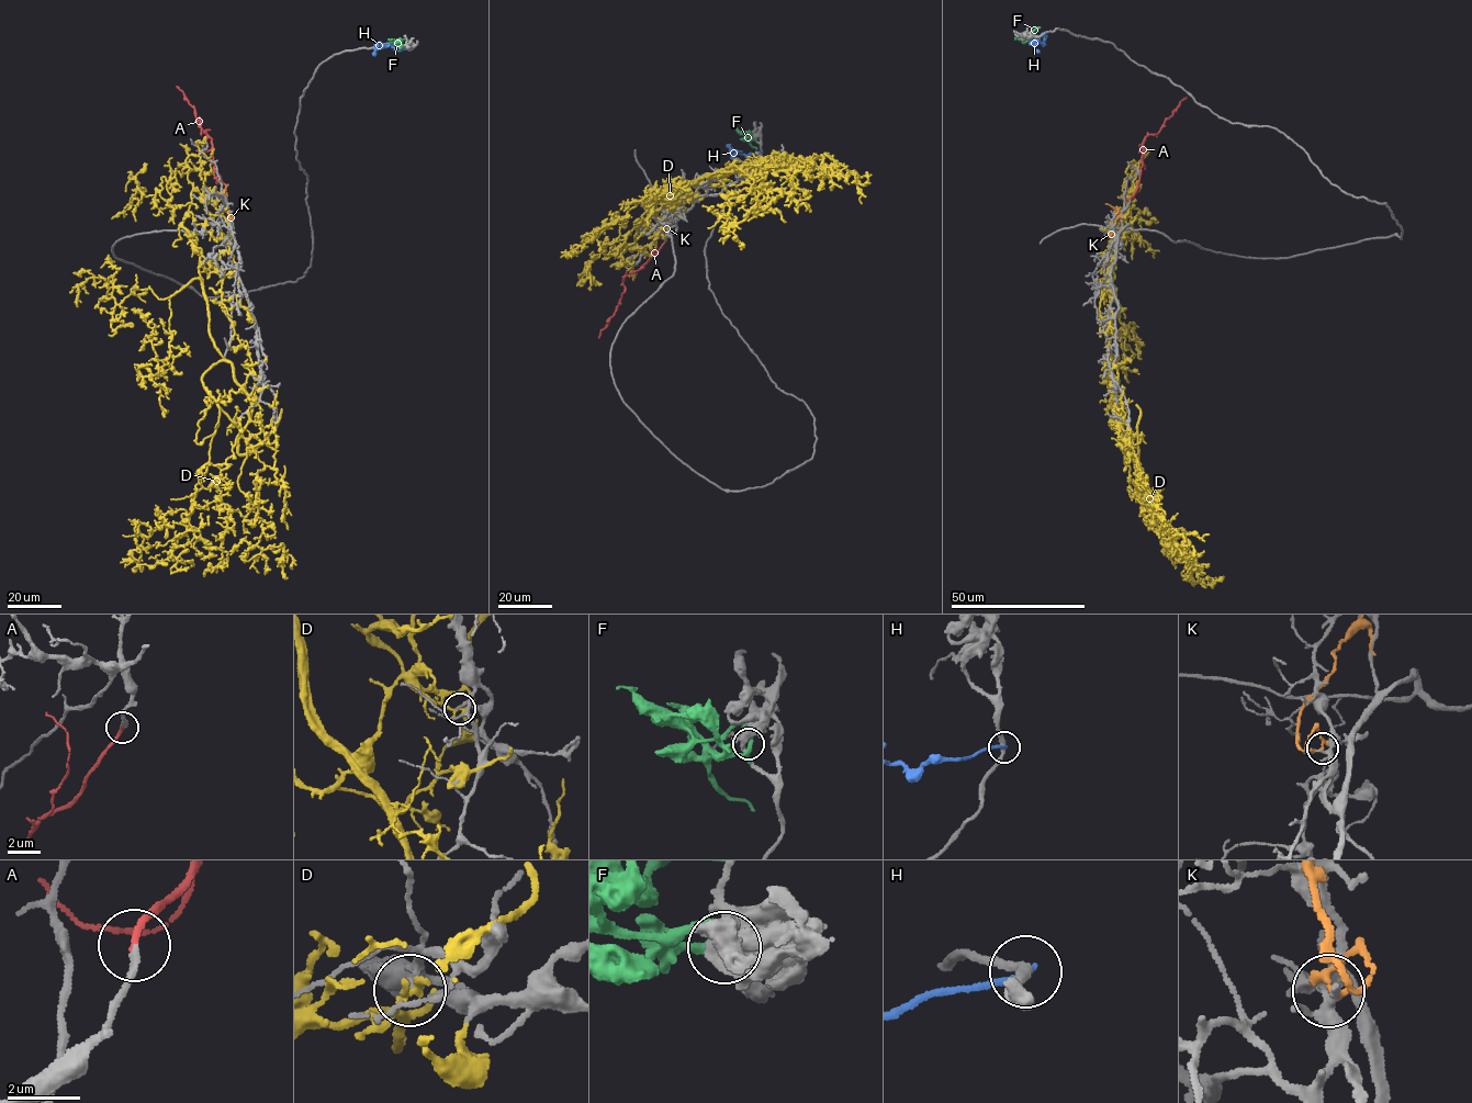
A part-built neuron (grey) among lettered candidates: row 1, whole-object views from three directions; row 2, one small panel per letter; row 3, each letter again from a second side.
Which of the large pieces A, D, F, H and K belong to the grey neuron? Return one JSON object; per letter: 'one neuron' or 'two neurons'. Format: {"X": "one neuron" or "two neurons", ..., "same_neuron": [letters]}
{"A": "one neuron", "D": "two neurons", "F": "two neurons", "H": "two neurons", "K": "two neurons", "same_neuron": ["A"]}

